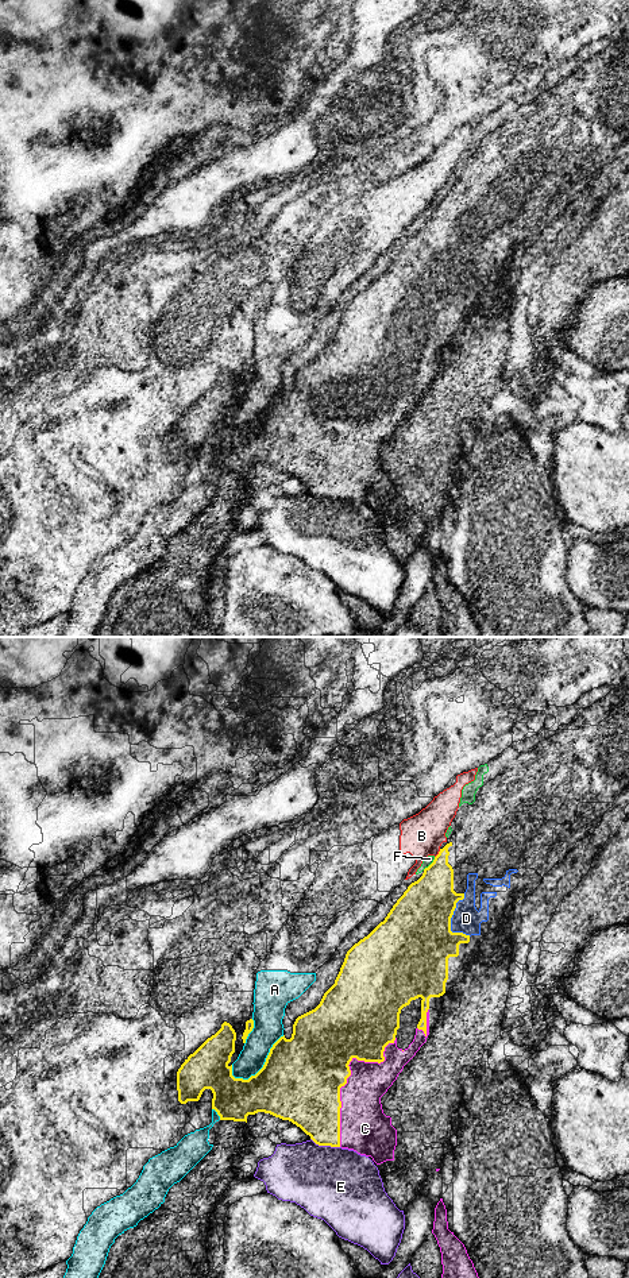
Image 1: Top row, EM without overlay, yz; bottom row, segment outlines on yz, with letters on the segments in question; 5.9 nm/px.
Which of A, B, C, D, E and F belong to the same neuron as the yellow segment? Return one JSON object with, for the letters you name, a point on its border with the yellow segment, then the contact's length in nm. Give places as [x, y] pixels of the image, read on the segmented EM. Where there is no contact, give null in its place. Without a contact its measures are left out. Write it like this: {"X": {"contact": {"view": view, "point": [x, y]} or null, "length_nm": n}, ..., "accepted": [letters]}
{"C": {"contact": {"view": "yz", "point": [350, 1074]}, "length_nm": 750}, "D": {"contact": {"view": "yz", "point": [450, 921]}, "length_nm": 260}, "accepted": ["C", "D"]}

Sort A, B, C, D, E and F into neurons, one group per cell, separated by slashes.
A B F / C D / E

